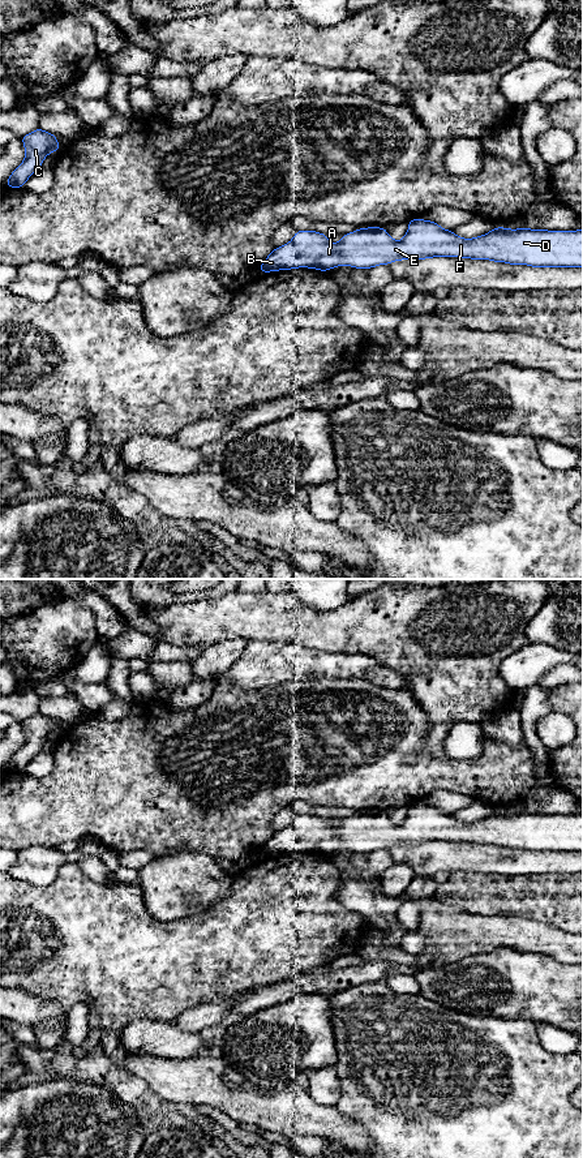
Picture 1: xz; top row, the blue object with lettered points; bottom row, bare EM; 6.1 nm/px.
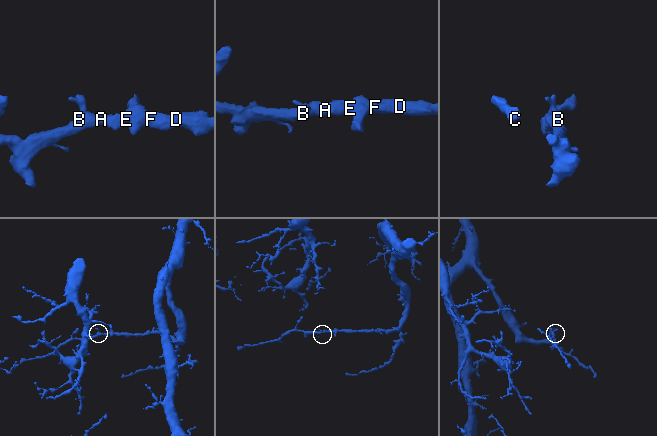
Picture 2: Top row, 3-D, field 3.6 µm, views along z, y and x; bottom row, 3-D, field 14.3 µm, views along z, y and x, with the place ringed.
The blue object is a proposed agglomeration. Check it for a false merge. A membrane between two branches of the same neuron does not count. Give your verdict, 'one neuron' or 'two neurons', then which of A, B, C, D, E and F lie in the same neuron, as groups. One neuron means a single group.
one neuron; groups A B C D E F

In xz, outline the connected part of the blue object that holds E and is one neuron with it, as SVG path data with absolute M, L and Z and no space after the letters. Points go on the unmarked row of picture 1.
M413 802L400 825L393 824L385 811L359 812L342 819L336 828L317 815L296 815L293 823L273 835L260 857L297 852L327 855L347 849L372 853L400 844L462 841L490 844L532 852L583 852L583 812L546 815L496 811L473 823L463 823L432 805Z

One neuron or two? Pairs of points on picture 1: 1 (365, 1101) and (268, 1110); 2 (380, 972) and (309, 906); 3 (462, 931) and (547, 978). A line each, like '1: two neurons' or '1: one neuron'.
1: two neurons
2: two neurons
3: two neurons

